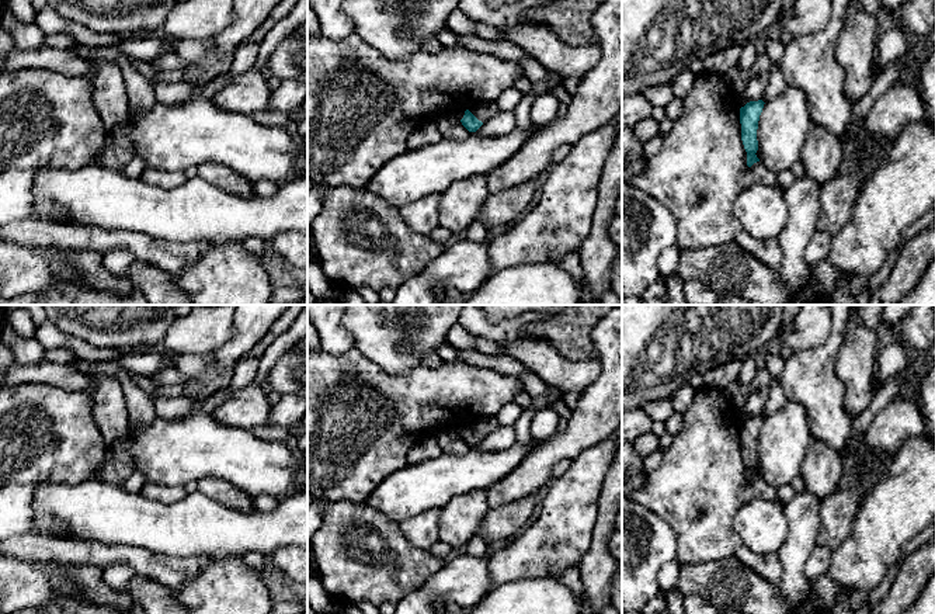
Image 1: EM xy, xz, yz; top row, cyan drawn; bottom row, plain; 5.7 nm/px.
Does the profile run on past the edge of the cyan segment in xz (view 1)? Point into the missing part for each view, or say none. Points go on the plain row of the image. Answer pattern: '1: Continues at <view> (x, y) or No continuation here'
1: No continuation here

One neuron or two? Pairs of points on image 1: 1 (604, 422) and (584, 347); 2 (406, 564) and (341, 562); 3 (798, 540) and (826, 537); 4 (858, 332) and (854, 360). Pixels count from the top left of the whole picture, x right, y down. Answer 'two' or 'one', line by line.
1: two
2: one
3: two
4: one

